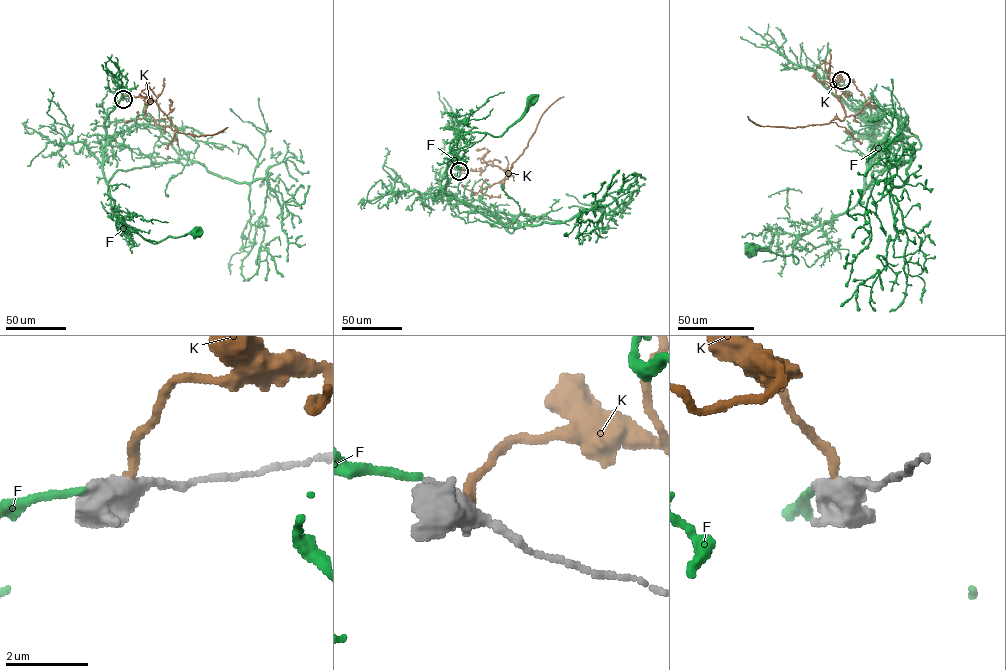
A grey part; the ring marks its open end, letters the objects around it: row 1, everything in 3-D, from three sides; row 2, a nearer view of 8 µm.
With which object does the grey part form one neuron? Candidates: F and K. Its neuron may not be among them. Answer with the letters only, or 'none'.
K

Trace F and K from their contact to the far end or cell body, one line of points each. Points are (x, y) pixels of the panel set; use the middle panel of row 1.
F: (458, 170), (451, 160), (439, 195), (447, 182), (449, 149), (469, 133), (501, 136), (521, 116), (530, 99)
K: (459, 171), (482, 171), (489, 164), (497, 165), (507, 174), (527, 146), (541, 115), (563, 96)

